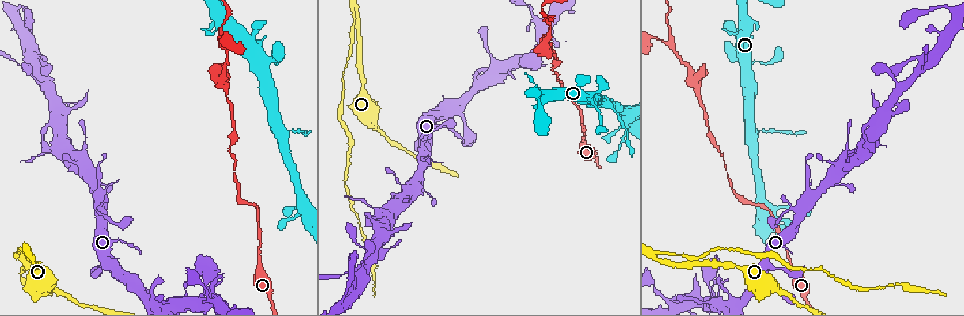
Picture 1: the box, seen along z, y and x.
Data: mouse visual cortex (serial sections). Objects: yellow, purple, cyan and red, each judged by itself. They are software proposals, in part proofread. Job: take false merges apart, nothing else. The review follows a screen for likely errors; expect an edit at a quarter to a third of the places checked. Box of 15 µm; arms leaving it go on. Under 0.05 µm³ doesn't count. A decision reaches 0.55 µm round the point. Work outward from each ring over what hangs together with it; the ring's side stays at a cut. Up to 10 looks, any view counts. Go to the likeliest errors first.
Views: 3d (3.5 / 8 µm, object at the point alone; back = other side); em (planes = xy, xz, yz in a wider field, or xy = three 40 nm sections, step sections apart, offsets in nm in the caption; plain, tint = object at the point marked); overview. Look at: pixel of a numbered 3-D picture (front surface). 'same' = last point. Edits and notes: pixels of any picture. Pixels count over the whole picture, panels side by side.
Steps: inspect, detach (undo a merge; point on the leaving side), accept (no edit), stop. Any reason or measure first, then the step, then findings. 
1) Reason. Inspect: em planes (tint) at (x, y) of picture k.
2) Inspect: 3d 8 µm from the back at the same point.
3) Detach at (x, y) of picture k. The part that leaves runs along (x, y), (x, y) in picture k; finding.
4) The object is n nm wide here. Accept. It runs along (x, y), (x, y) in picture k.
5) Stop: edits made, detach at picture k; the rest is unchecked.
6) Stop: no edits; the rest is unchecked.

A fork. Inspect: 3d 3.5 µm at (693, 84) of picture 1.

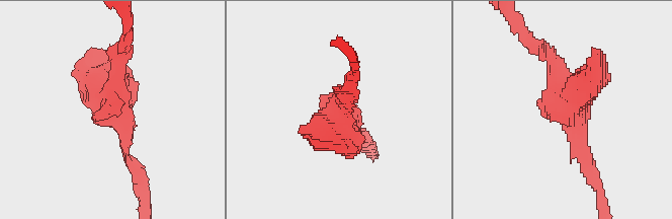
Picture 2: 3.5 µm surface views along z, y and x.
Now the EM. Inspect: em xy step 1 (plain) at (113, 109) of picture 2.

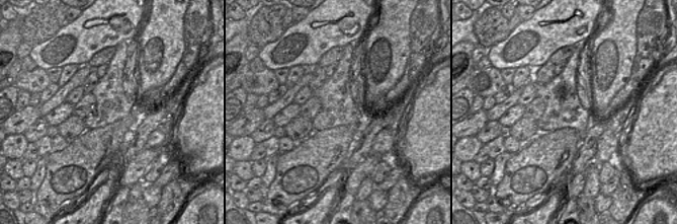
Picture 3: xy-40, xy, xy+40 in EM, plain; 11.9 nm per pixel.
With the object marked. Inspect: em xy step 1 (tint) at the same point.

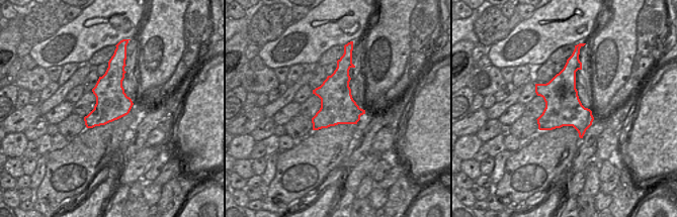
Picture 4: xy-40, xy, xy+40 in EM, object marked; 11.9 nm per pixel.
Accept. It runs along (589, 169), (542, 52) in picture 2; all the same cell.

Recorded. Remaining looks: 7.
Arms part here. Inspect: 3d 3.5 µm from the back at (546, 22) of picture 1.

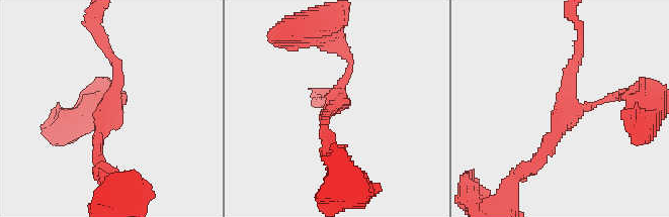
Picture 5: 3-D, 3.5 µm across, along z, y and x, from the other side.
3 arms meet here; the arms are 100, 150, 150 nm wide. Inspect: em xy step 3 (tint) at (567, 107) of picture 5.

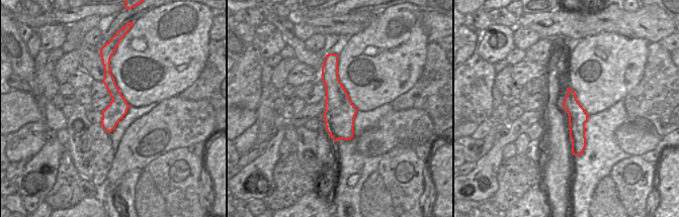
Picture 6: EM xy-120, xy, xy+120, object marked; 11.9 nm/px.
Accept. It runs along (107, 67), (114, 93), (108, 129) in picture 6; all the same cell.

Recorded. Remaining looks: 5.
Two arms at a narrow angle. Inspect: 3d 3.5 µm from the back at (32, 256) of picture 1.

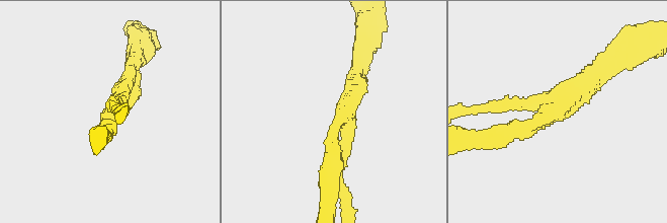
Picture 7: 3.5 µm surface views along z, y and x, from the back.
3 arms meet here. Detach at (505, 101) of picture 7. The part that leaves runs along (540, 101), (535, 98), (474, 110) in picture 7; a second cell is stuck on.

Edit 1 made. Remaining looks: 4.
Inspect: overview.

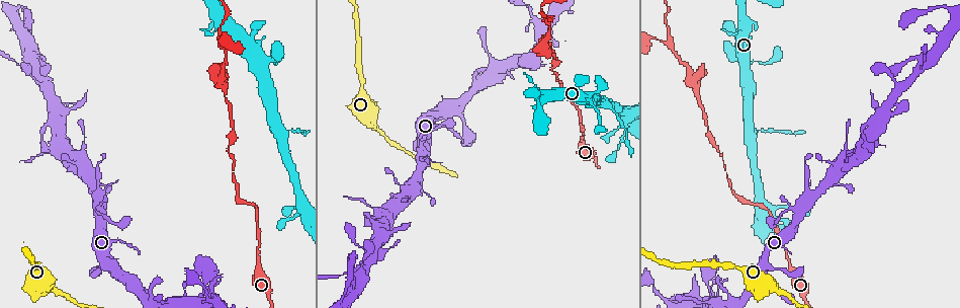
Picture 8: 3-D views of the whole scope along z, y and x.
Branch point. Inspect: 3d 3.5 µm at (608, 105) of picture 8.

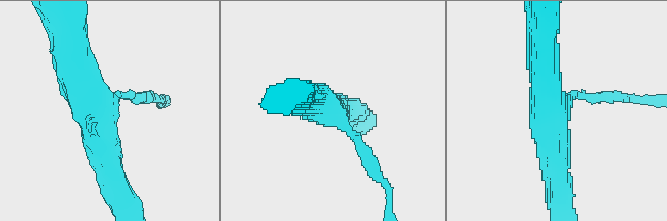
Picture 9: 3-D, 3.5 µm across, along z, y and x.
3 arms meet here; the arms are 150, 400, 500 nm wide. Inspect: em planes (plain) at (336, 115) of picture 9.

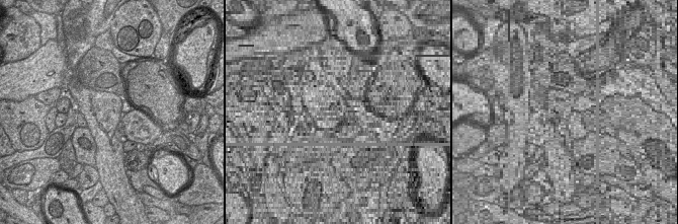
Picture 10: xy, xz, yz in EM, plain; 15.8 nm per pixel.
Inspect: em planes (tint) at the same point.

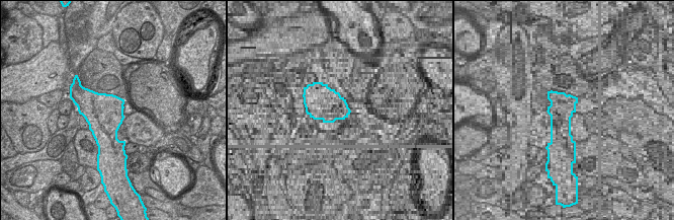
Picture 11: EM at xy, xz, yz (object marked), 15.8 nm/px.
Accept. It runs along (71, 52), (111, 176) in picture 9; one cell here.

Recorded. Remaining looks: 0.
Stop: edits made, detach at picture 7; the rest is unchecked.

